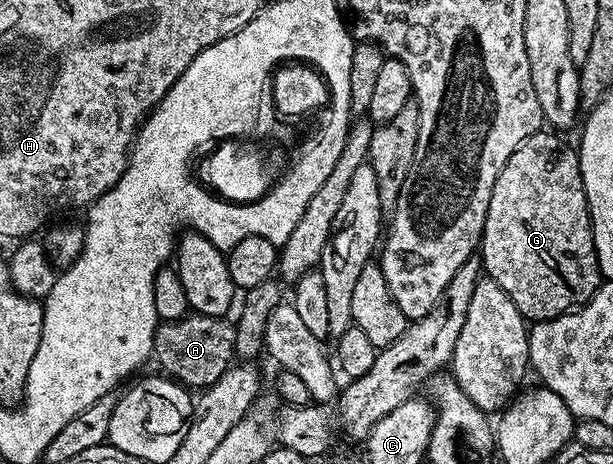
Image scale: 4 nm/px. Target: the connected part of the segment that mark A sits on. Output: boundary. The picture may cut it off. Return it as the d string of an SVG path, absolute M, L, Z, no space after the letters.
M189 314L180 320L166 320L156 325L152 356L164 369L165 377L190 390L209 388L233 363L236 356L236 330L231 319L223 316Z

